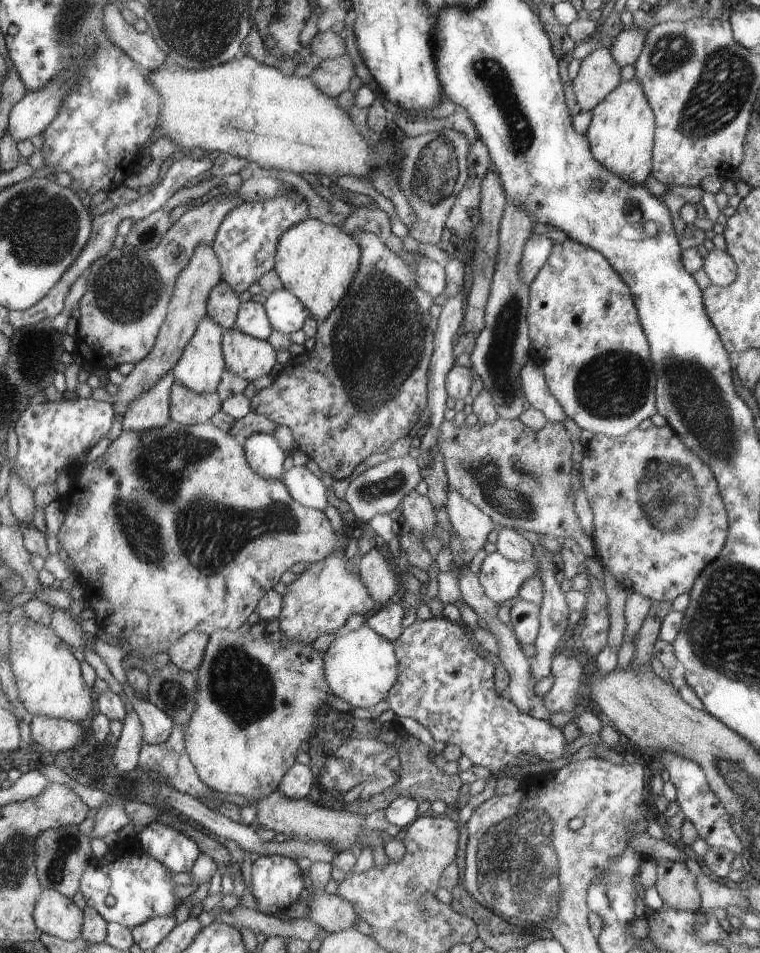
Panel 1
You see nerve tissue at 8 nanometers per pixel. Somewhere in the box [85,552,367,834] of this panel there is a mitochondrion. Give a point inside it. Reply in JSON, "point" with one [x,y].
{"point":[242,686]}

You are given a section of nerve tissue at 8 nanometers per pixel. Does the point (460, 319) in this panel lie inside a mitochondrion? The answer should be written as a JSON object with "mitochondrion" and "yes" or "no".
{"mitochondrion":"no"}

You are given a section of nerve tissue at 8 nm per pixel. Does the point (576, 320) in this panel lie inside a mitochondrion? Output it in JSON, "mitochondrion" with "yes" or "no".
{"mitochondrion":"no"}

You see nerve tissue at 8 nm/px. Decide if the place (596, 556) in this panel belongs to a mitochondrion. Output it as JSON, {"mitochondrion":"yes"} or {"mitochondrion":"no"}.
{"mitochondrion":"no"}

